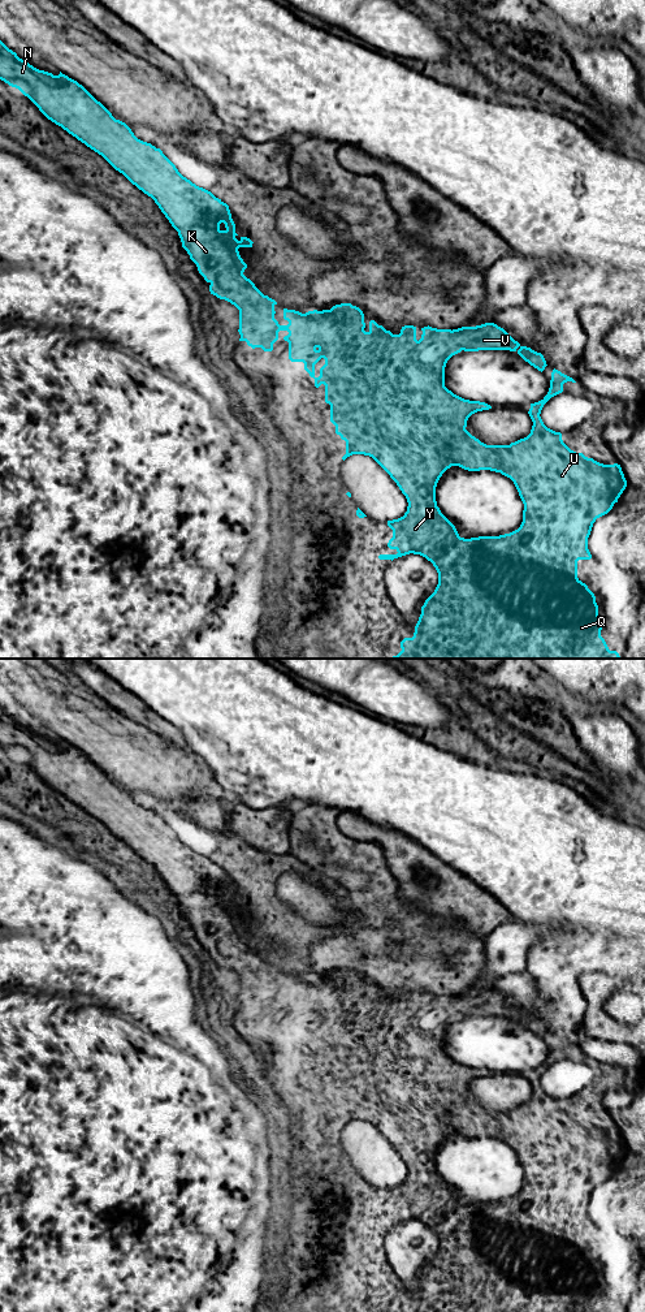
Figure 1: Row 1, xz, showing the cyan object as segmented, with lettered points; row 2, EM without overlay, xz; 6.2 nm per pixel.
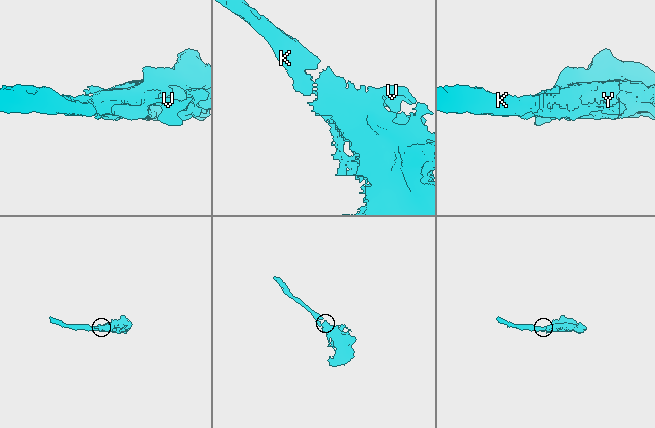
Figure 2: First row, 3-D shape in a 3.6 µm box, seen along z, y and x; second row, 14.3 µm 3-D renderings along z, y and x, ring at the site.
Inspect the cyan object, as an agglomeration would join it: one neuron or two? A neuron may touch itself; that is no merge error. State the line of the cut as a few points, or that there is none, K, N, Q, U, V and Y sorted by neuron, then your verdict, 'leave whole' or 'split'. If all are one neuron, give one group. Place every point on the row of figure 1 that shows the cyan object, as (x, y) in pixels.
no cut; K N Q U V Y; leave whole

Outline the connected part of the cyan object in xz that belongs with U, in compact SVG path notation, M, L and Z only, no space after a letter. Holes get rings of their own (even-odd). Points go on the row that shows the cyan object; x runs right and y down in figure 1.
M0 40L0 79L18 89L52 122L101 155L116 171L122 173L133 185L151 197L161 212L178 232L182 247L196 264L199 273L209 282L211 294L225 299L239 310L239 341L246 341L252 349L261 348L272 351L280 331L287 331L283 337L289 342L289 359L303 362L304 370L315 379L315 387L325 385L325 402L330 405L330 422L336 433L346 441L345 461L352 454L372 457L397 483L406 496L408 506L403 517L388 521L393 538L388 547L397 554L380 554L380 560L394 560L410 553L420 554L433 564L438 573L434 592L421 607L421 614L412 638L401 642L402 651L391 659L622 659L616 651L610 651L601 636L602 625L594 594L577 578L577 561L590 560L588 538L597 518L607 514L627 487L620 465L603 465L583 453L571 450L562 440L562 433L547 428L540 414L544 405L563 392L563 384L576 383L572 377L553 370L547 394L538 402L531 403L528 411L533 426L531 433L510 445L486 445L467 430L468 418L482 410L492 409L480 401L464 400L445 387L445 367L447 361L464 351L510 350L516 351L525 362L544 371L546 361L541 353L521 346L503 328L494 323L458 329L421 328L421 338L416 340L416 327L404 325L399 335L393 335L375 320L369 321L365 332L363 311L351 303L341 303L330 310L308 311L302 314L283 308L287 325L280 325L274 319L277 302L264 295L243 272L247 264L239 255L239 247L252 247L247 237L235 237L235 224L229 206L211 191L196 186L183 177L176 165L151 143L138 139L131 129L98 102L82 85L60 72L59 75L39 70L20 59ZM321 359L325 364L320 376L315 376L315 364ZM451 466L468 471L490 470L510 478L524 504L523 522L510 534L499 536L460 538L455 526L441 513L436 501L436 487L442 474Z

